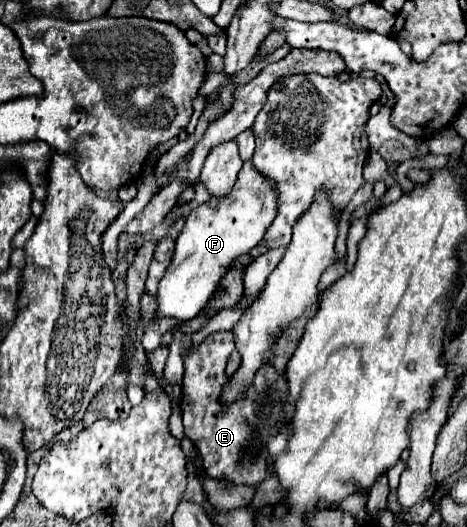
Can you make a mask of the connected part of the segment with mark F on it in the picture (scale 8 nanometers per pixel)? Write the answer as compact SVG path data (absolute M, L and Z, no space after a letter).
M244 162L228 196L210 198L190 212L176 238L174 258L158 284L154 322L162 318L192 320L206 306L216 282L224 276L226 266L240 254L246 254L248 248L252 250L272 224L276 216L276 194L270 190L270 184L254 170L252 162Z

